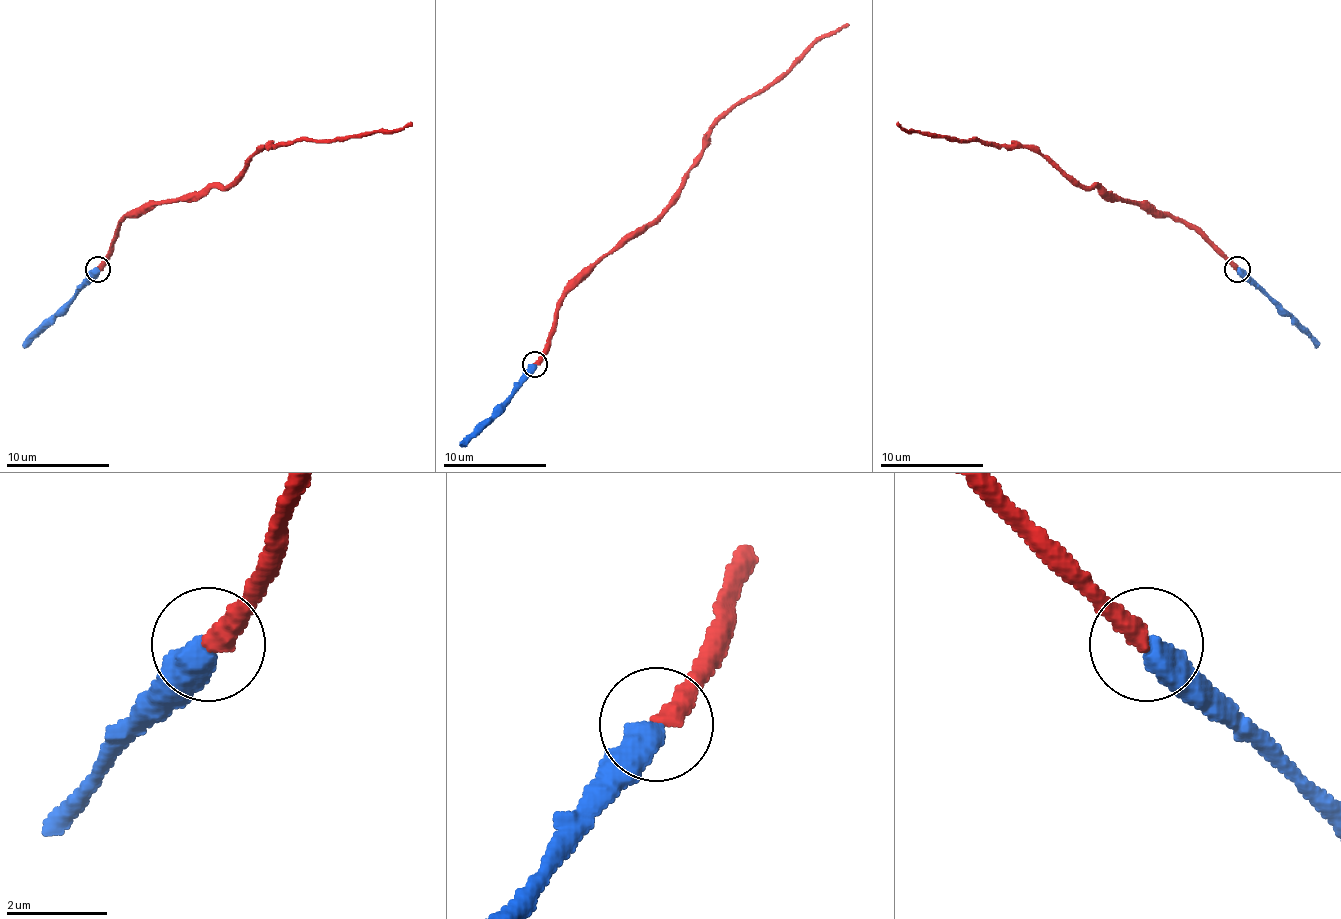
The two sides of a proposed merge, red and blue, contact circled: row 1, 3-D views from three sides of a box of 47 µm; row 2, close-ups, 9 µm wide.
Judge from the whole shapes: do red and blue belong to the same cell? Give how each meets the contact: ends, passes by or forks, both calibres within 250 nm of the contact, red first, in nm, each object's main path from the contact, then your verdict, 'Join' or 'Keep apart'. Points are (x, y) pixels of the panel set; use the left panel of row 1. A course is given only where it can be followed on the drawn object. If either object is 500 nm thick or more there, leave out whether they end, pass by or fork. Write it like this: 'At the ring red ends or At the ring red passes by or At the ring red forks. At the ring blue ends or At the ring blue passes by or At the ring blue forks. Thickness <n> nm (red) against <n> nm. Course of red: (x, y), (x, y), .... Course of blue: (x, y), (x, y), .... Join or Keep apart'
Thickness 400 nm (red) against 500 nm. Course of red: (98, 268), (127, 216), (225, 188), (264, 147), (344, 141), (411, 123). Course of blue: (98, 268), (23, 348). Join

